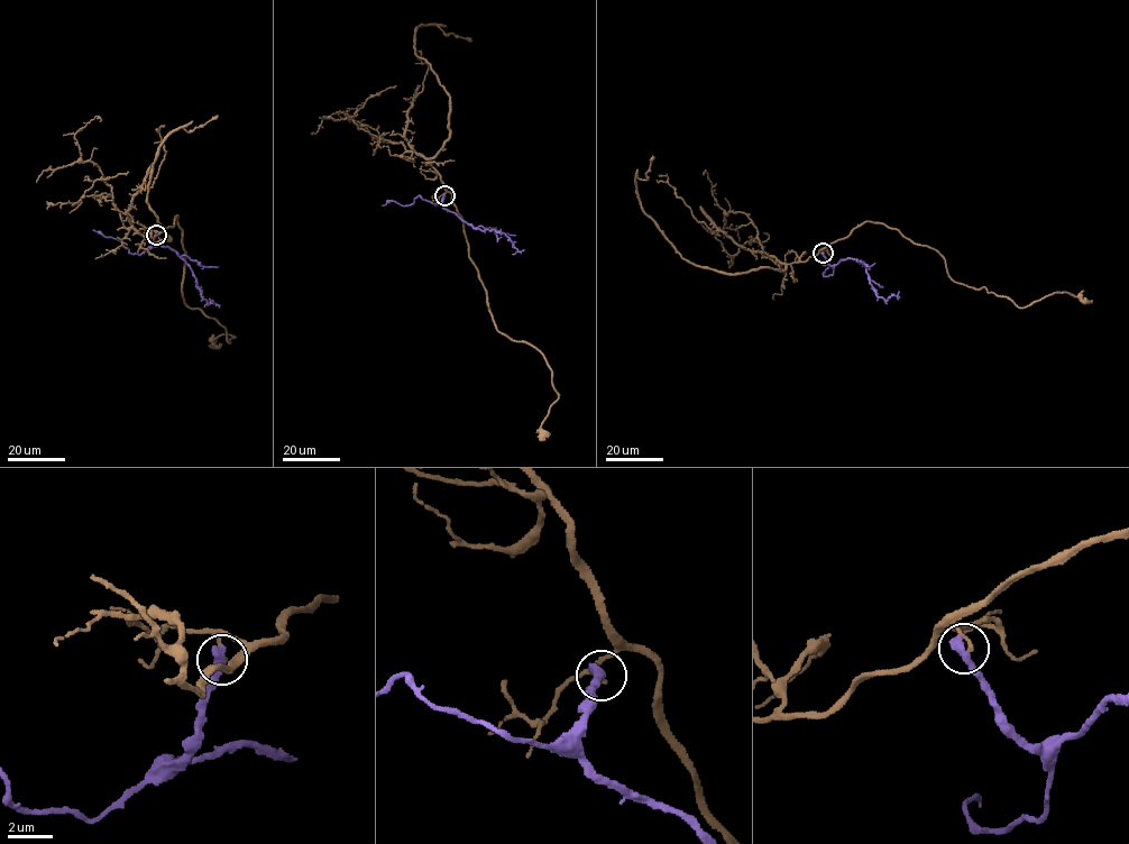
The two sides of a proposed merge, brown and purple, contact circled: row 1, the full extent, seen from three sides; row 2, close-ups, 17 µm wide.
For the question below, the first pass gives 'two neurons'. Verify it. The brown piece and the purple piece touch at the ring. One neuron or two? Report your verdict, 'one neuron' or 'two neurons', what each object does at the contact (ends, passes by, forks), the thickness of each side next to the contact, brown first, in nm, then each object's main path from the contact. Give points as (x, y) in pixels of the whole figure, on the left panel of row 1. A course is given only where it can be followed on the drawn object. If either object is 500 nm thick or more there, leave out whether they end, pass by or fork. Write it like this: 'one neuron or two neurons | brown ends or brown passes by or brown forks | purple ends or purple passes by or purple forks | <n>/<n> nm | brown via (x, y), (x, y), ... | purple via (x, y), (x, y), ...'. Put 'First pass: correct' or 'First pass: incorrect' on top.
First pass: correct
two neurons | brown ends | purple ends | 190/480 nm | brown via (156, 235), (177, 216), (184, 302), (214, 319), (228, 342), (235, 337), (221, 335), (216, 347) | purple via (156, 235), (150, 248), (161, 245), (174, 250), (195, 277), (207, 304), (211, 301), (219, 308)

